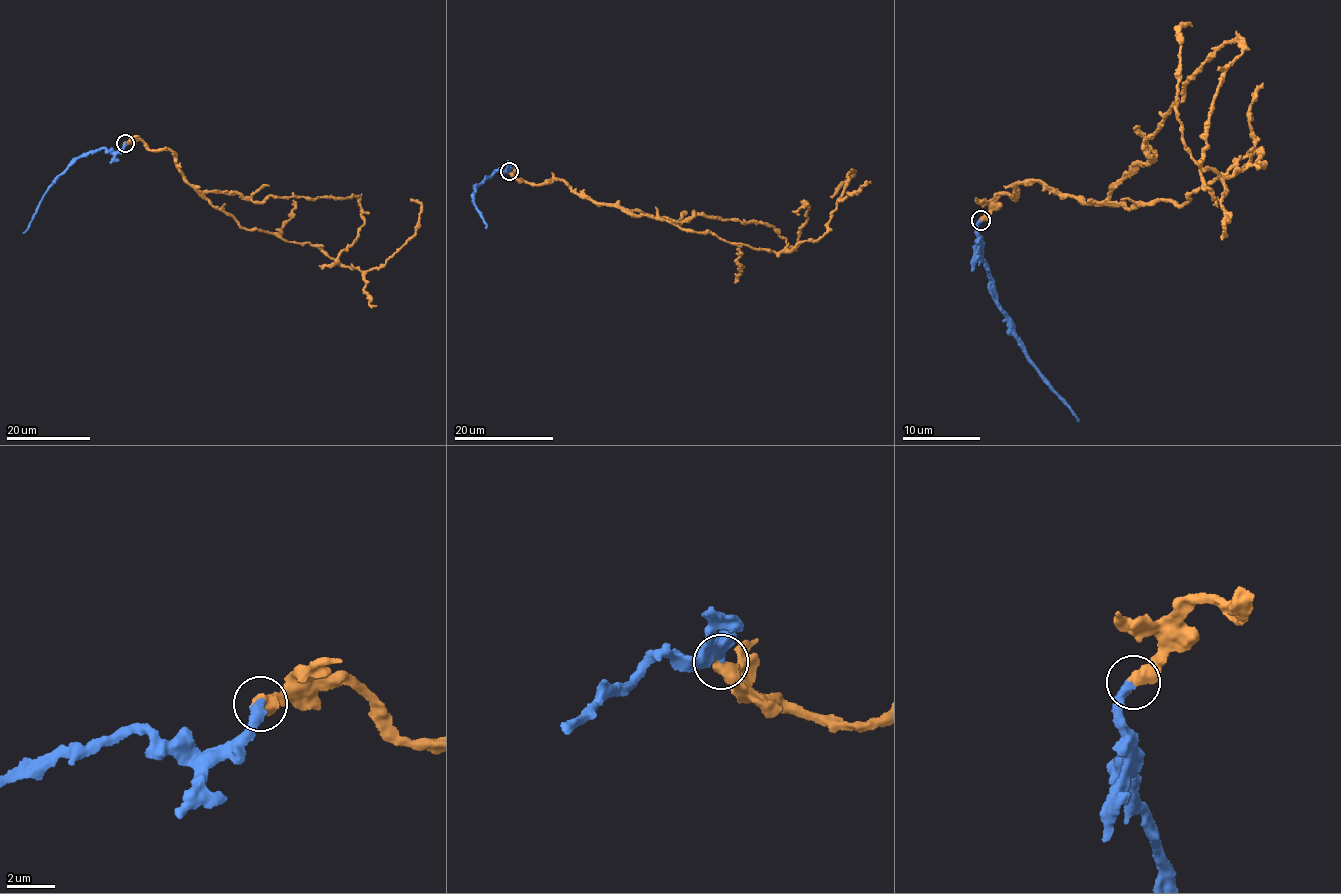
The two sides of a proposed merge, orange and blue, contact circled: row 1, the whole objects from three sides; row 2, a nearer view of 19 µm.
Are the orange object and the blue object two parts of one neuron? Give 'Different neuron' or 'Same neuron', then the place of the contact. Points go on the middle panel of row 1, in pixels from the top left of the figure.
Same neuron. Place: (509, 171)

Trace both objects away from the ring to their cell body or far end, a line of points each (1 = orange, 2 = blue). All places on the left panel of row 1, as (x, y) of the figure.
1: (124, 144), (172, 151), (189, 184), (240, 226), (314, 244), (364, 271), (414, 234), (421, 204), (410, 200)
2: (124, 144), (117, 151), (105, 148), (89, 151), (66, 167), (45, 193), (28, 229), (22, 232)

